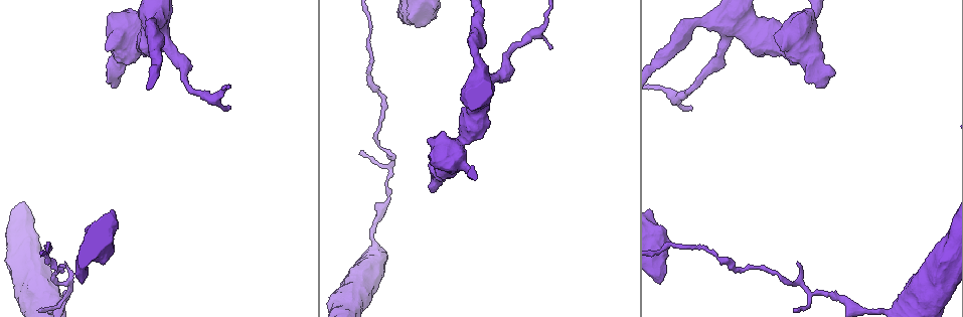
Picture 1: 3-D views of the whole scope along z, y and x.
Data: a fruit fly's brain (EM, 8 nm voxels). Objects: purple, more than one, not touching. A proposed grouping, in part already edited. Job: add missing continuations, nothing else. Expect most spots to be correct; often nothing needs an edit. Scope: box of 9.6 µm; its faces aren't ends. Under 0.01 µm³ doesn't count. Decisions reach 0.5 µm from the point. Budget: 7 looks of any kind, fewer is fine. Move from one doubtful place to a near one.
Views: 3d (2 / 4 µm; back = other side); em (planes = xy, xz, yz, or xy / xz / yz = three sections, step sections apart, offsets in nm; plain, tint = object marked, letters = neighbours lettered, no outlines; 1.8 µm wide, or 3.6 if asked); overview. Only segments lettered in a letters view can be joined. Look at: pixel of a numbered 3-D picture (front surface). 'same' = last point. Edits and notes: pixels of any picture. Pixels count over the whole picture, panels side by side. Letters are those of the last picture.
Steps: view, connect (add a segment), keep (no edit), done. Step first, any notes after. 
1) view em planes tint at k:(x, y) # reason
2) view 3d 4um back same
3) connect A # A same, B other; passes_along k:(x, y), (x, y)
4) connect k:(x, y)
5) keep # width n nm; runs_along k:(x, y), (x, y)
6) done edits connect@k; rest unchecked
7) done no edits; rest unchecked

view em xy step 16 letters at 1:(226, 109) # branch stops here

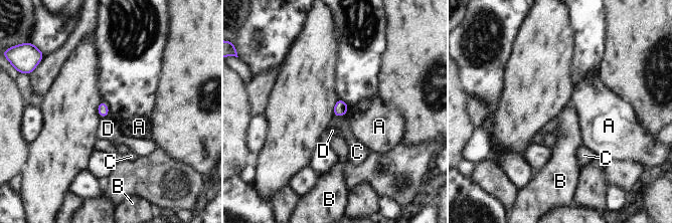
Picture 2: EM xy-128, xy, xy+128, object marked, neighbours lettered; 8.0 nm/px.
view em planes letters same # another direction

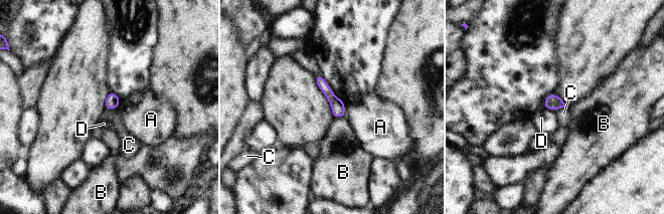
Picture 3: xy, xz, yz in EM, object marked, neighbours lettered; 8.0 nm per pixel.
keep # longest_contact A 100 nm; A other, B other, C other, D other; border 3:(105, 108), (116, 109); no lettered segment goes on from it

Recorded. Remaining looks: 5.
view em planes letters at 1:(799, 264)

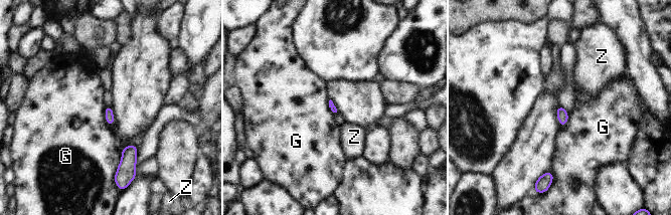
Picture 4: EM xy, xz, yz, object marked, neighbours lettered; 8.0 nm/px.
keep # longest_contact G 240 nm; G other, Z other; border 4:(122, 152), (122, 158), (113, 179); no lettered segment goes on from it

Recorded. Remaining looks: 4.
view em yz step 8 tint at 1:(81, 282) # branch stops here

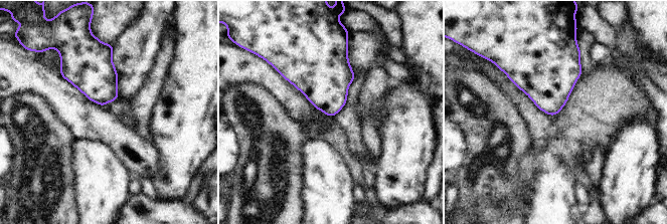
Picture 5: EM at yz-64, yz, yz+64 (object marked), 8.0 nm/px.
view em planes letters same

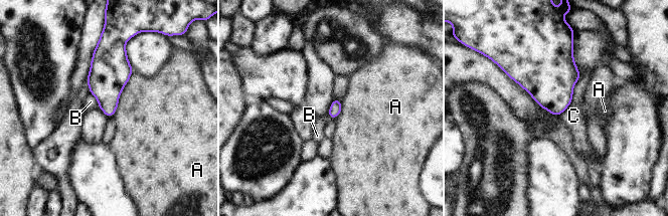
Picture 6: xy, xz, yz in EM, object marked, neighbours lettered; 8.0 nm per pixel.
keep # A other, B other, C other; none of them fits

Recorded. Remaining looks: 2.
done no edits; rest unchecked

